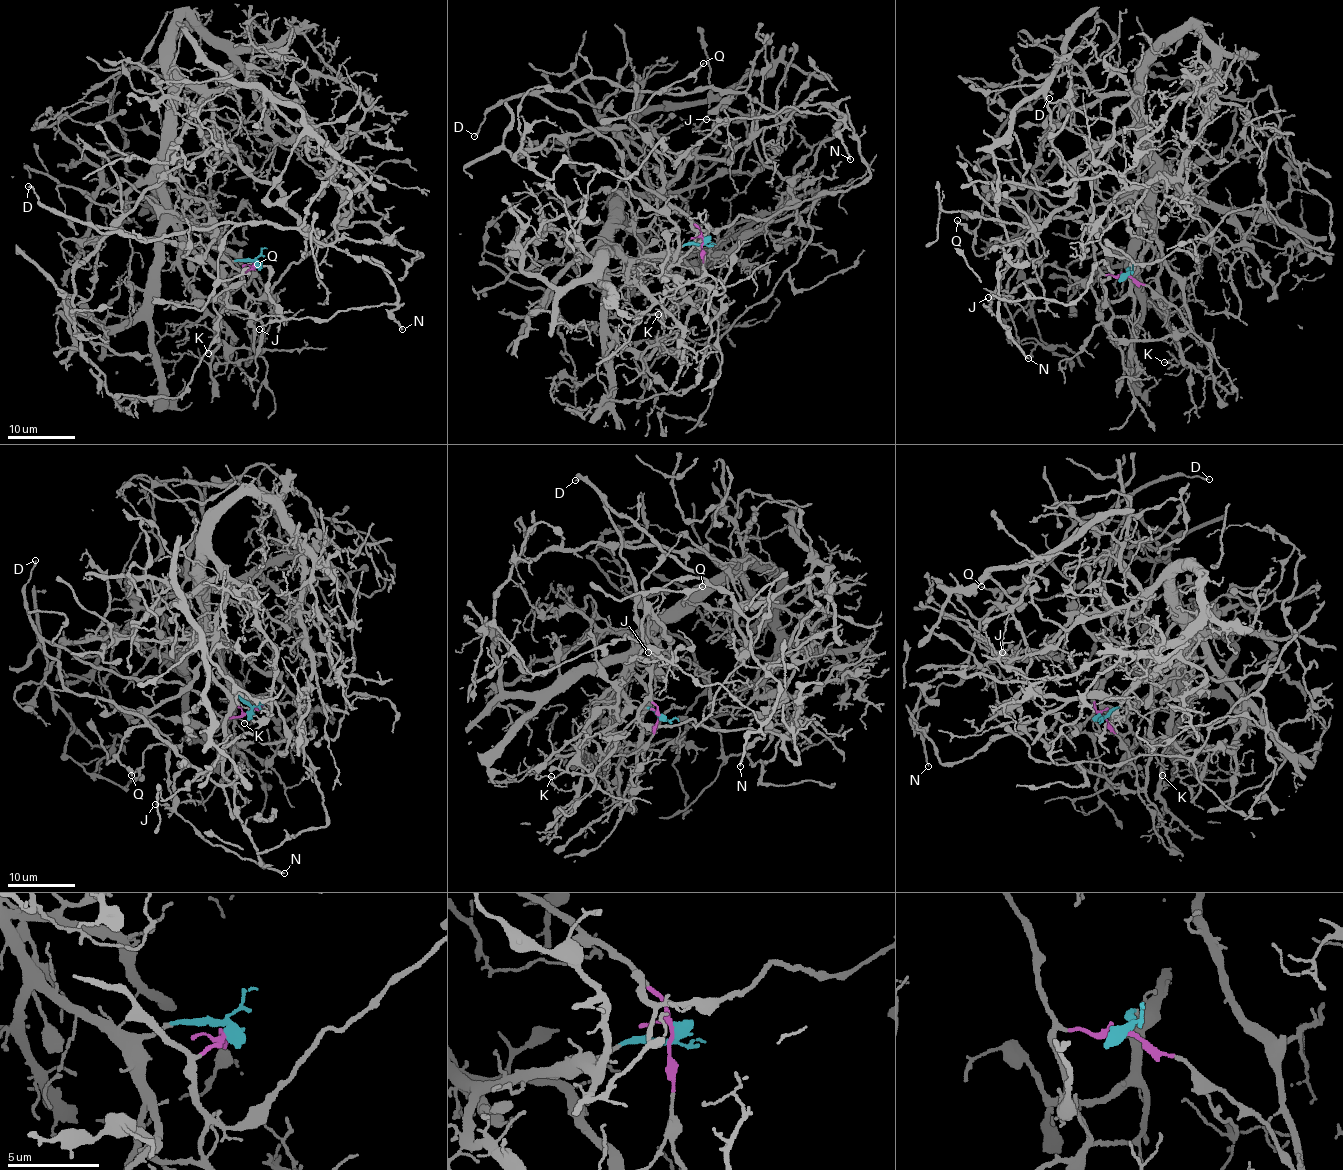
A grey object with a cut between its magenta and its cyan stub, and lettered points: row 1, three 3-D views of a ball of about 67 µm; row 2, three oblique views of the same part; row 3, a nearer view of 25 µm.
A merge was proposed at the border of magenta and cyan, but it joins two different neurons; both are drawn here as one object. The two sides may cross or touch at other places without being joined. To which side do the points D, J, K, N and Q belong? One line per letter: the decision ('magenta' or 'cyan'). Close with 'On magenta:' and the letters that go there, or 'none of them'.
D: magenta
J: magenta
K: cyan
N: magenta
Q: magenta
On magenta: D, J, N, Q

